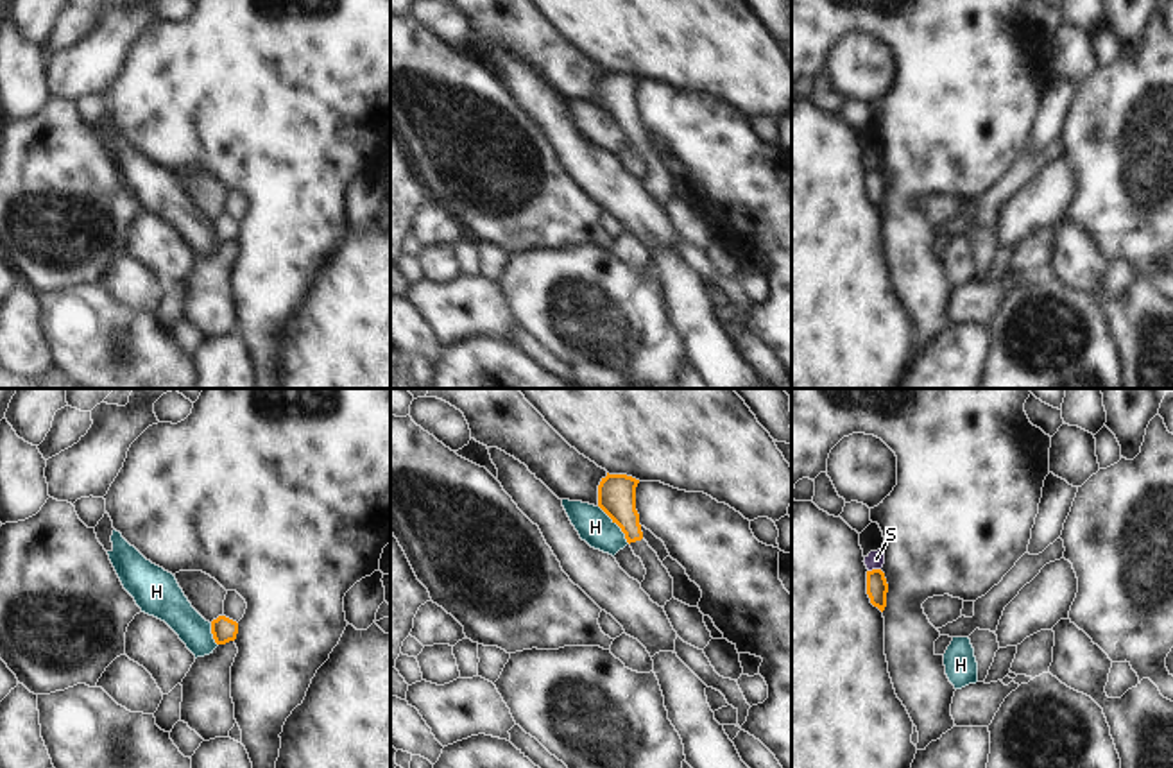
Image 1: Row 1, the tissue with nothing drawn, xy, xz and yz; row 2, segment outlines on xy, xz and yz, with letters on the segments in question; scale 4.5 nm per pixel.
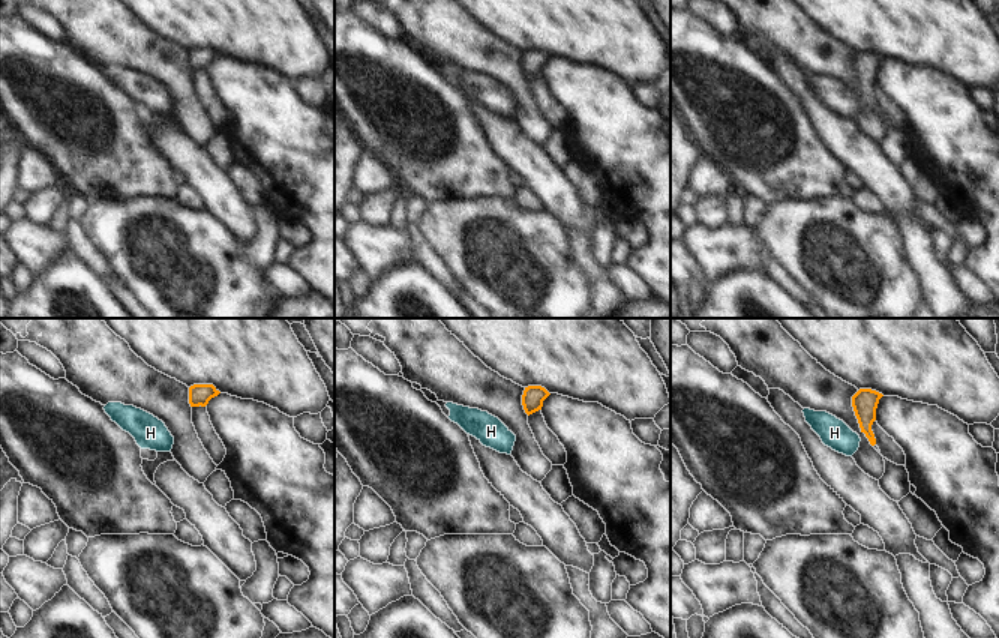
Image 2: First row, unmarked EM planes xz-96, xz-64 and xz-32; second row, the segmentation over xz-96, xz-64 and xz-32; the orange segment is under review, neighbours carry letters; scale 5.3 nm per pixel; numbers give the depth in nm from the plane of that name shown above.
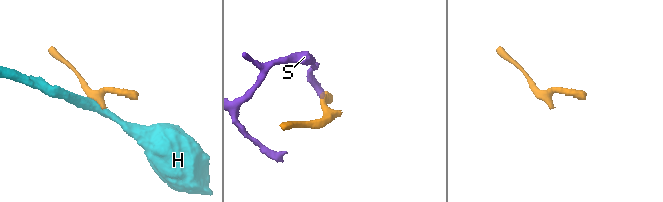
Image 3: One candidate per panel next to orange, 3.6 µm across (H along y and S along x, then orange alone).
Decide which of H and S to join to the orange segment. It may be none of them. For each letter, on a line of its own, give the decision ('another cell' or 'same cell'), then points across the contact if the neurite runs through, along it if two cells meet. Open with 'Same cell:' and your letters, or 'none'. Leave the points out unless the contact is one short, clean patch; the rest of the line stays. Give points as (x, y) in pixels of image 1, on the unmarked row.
Same cell: none
H: another cell | along xz (599, 104), (629, 142)
S: another cell | along yz (880, 167), (869, 170)

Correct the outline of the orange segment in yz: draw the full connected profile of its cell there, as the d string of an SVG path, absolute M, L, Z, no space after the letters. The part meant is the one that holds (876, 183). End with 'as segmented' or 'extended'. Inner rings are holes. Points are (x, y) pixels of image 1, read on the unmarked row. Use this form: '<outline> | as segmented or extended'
M881 168L867 170L867 193L870 197L870 202L878 206L881 211L886 206L886 192L888 183L885 172Z | as segmented

